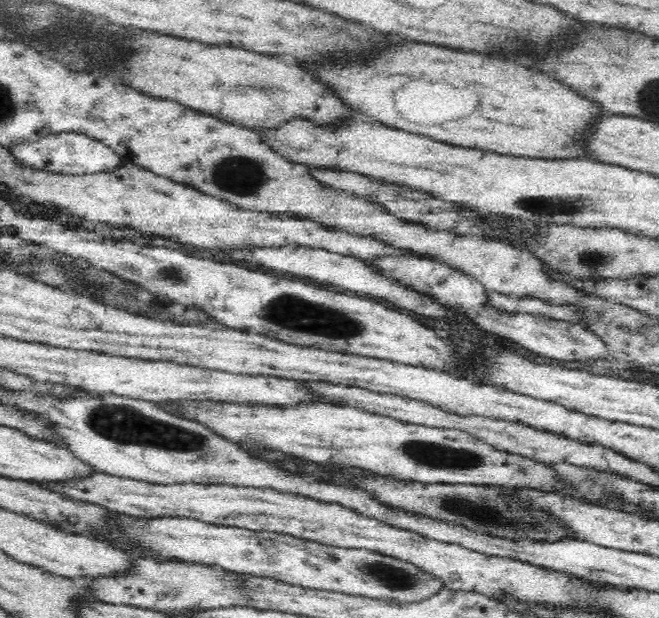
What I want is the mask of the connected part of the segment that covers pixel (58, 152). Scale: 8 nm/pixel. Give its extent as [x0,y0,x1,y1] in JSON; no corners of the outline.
[9,132,122,175]

